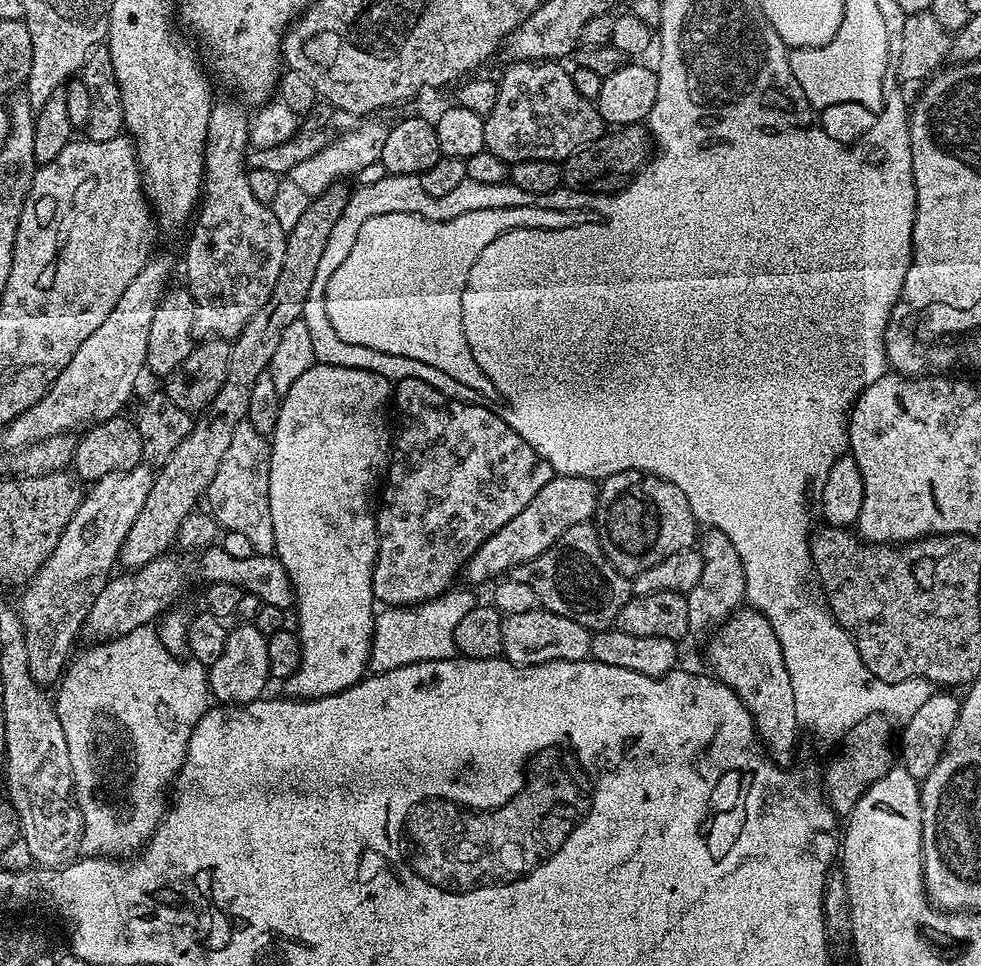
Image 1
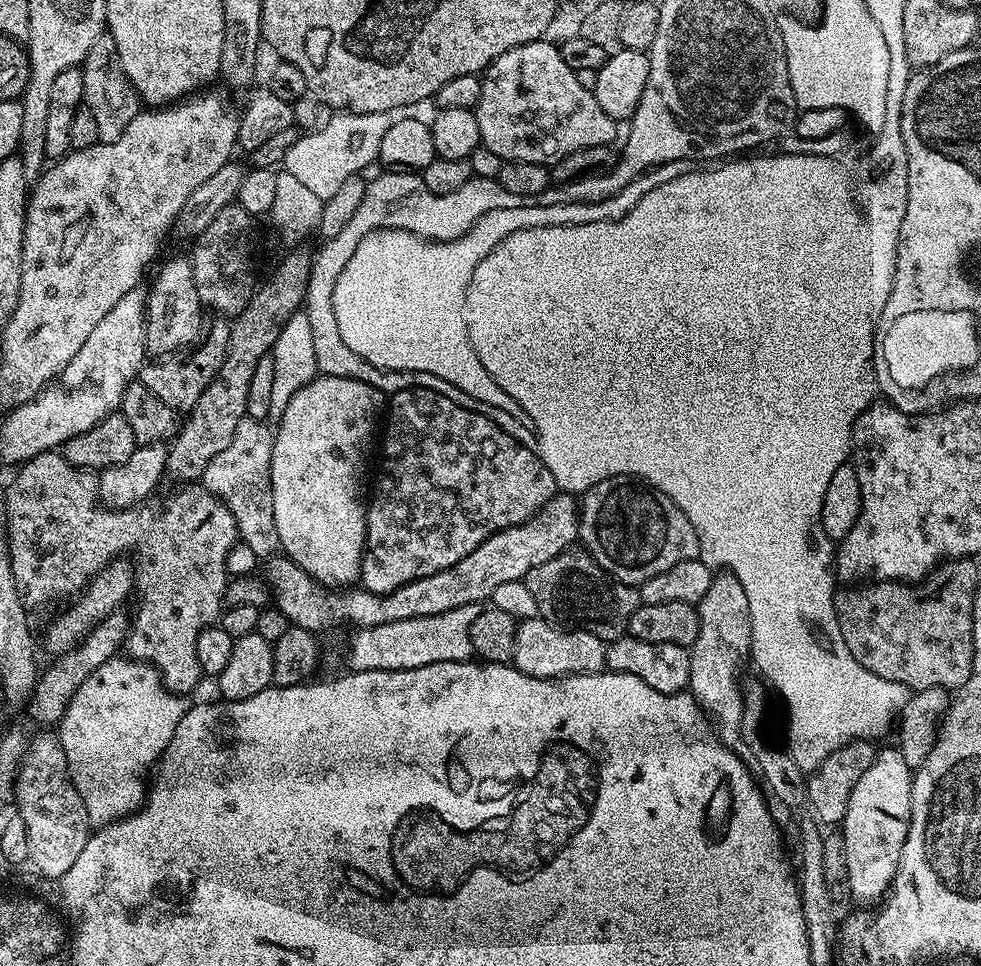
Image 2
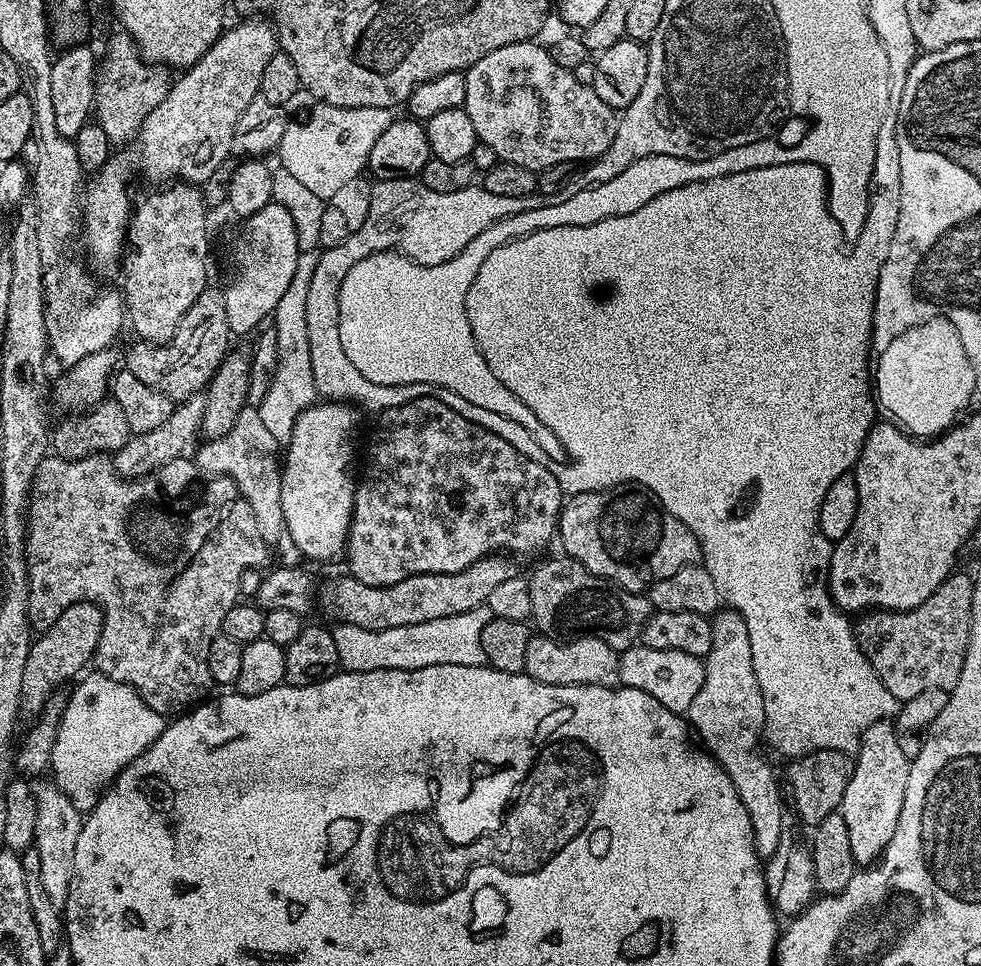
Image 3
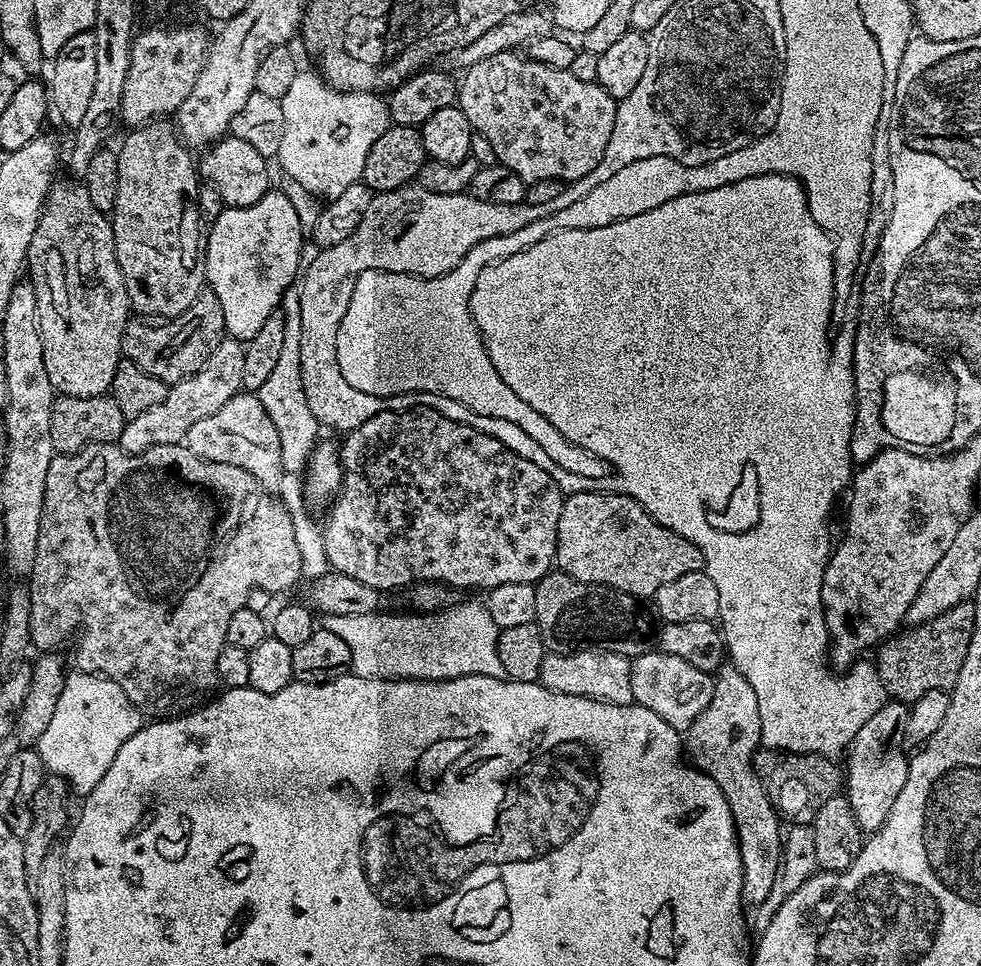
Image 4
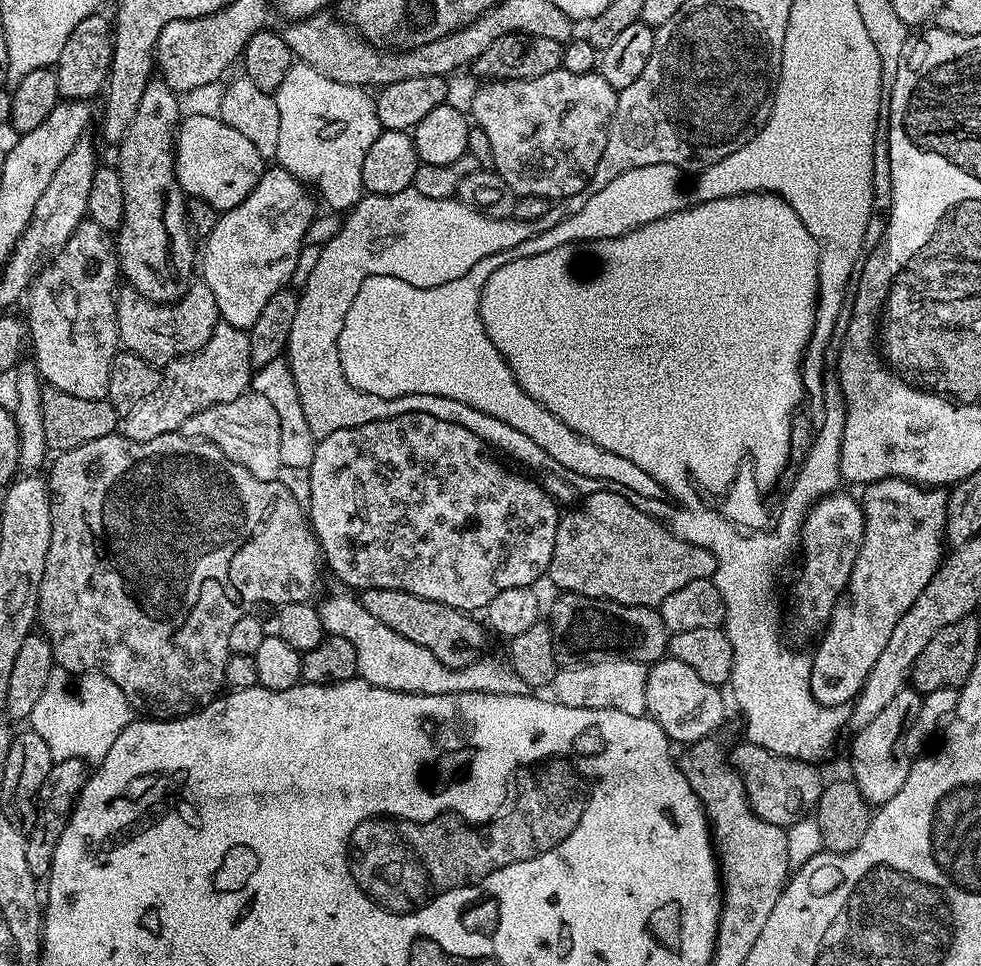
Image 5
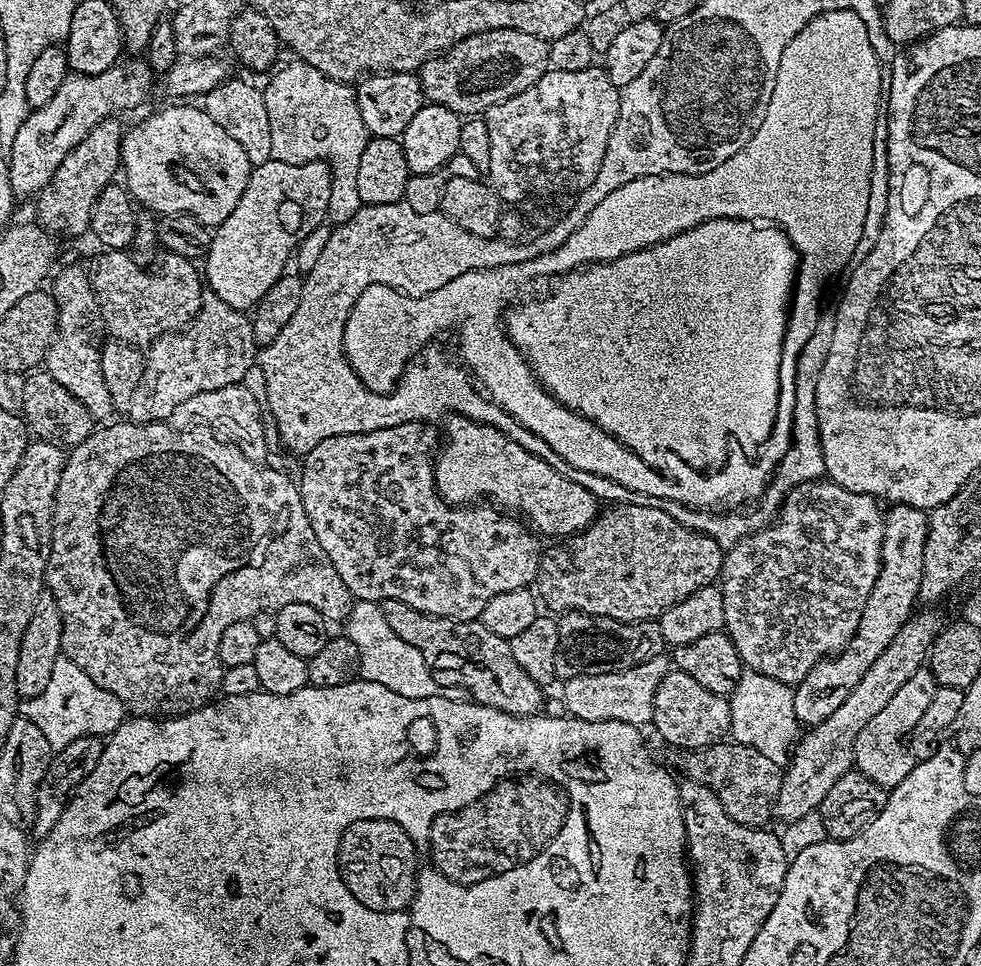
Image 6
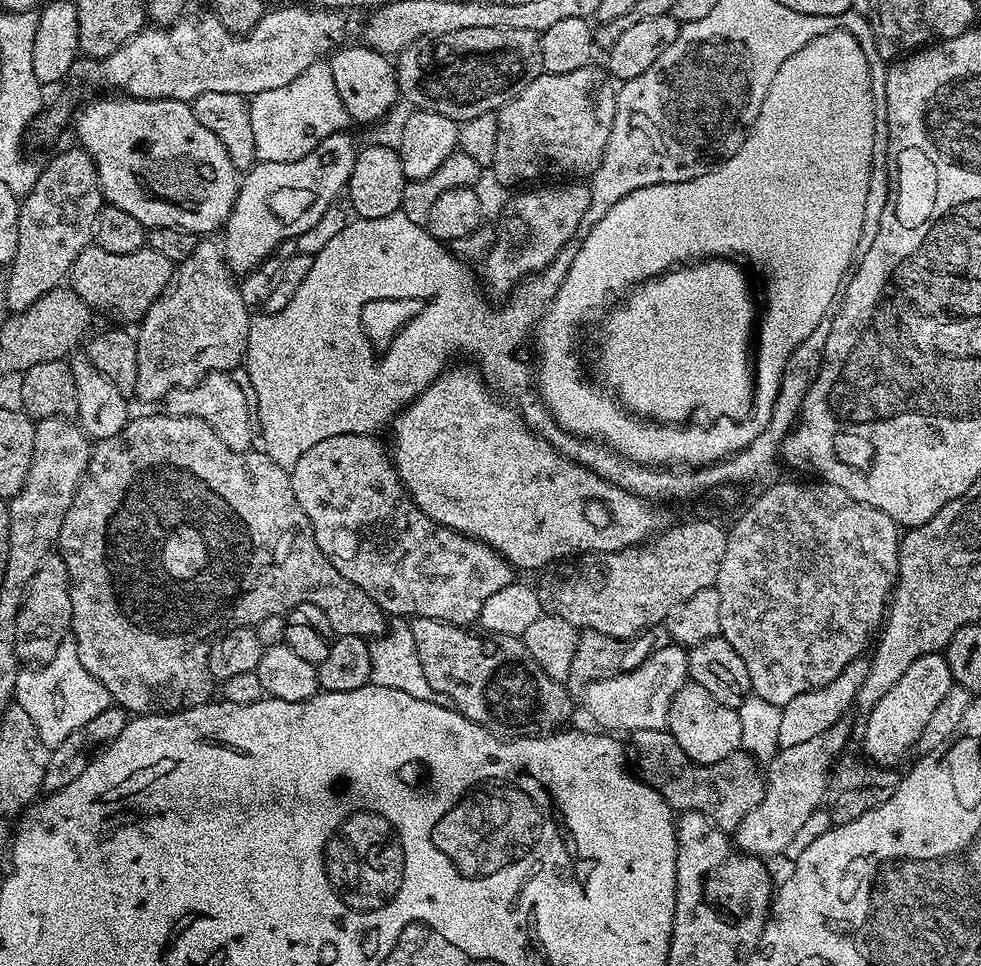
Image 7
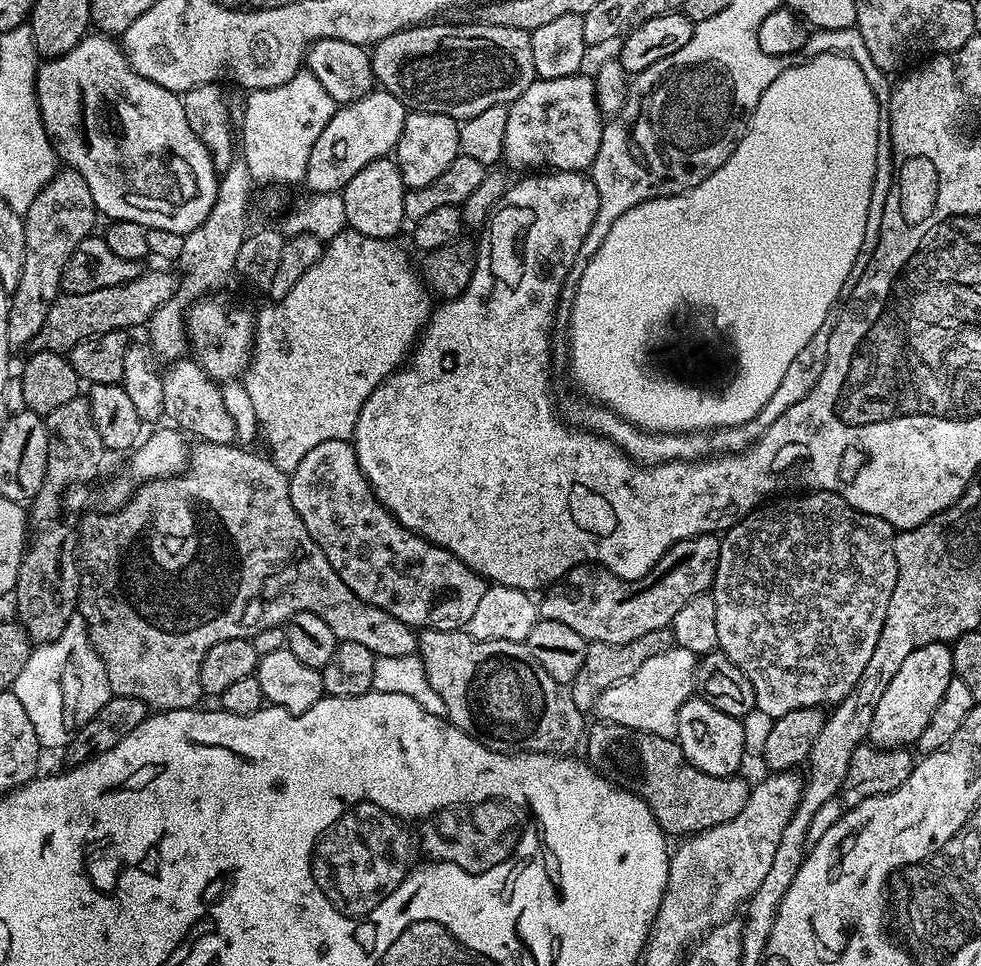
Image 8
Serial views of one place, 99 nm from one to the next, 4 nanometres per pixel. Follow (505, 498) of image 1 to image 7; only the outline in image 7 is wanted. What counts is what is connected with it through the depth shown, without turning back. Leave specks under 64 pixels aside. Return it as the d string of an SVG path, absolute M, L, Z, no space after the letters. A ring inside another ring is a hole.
M338 434L338 438L326 438L326 442L318 442L318 446L310 446L310 450L306 450L306 454L302 454L302 458L298 458L298 462L290 470L294 498L298 498L298 506L302 506L302 510L310 522L310 526L314 530L314 538L318 542L322 554L326 554L326 558L332 563L334 570L338 570L338 574L342 574L342 578L354 582L354 586L358 586L366 594L370 594L372 601L389 617L415 618L421 616L461 626L471 625L471 620L472 623L479 621L480 611L486 598L490 598L496 591L502 590L502 586L513 583L514 569L512 565L508 563L506 557L501 556L490 545L483 544L482 541L475 540L472 536L463 536L461 532L456 532L453 528L443 528L441 524L435 524L413 502L404 488L404 483L400 481L400 475L396 472L389 449L385 445L383 448L376 439L375 435L359 436L358 434Z

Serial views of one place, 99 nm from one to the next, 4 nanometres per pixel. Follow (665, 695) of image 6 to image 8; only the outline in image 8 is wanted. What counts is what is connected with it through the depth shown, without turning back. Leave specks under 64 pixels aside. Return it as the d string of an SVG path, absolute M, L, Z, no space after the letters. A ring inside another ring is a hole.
M698 694L687 700L678 710L678 726L675 741L679 744L682 754L688 763L711 776L734 776L741 770L740 763L746 760L744 739L742 738L743 723L730 714L722 714L718 706L710 706Z

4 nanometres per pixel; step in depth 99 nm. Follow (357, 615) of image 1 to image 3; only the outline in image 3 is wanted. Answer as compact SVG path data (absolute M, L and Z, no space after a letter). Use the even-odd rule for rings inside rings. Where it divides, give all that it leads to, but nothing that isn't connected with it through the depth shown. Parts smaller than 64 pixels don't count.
M317 402L313 404L298 418L298 422L294 426L292 440L286 446L286 451L282 456L280 477L282 478L282 514L286 518L286 536L289 541L292 539L296 543L296 548L302 555L309 556L312 560L332 560L335 556L343 557L346 552L348 531L352 525L352 511L356 497L354 472L352 476L352 455L356 452L356 415L358 415L357 409L347 402Z

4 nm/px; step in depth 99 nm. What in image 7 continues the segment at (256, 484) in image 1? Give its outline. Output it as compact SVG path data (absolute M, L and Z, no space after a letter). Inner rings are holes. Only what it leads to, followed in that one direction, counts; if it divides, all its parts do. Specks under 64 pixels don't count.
M211 372L189 388L175 388L162 401L163 411L169 416L197 416L202 418L235 452L246 452L254 444L254 416L250 411L250 396L227 372Z

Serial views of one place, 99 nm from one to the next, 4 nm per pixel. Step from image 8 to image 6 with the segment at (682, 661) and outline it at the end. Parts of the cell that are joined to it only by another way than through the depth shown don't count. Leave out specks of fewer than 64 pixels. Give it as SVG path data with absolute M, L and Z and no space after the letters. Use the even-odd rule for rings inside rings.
M661 654L644 660L638 666L607 672L606 674L572 674L564 684L564 708L569 716L586 722L626 722L637 726L652 724L654 714L654 694L662 678L670 671L670 660Z

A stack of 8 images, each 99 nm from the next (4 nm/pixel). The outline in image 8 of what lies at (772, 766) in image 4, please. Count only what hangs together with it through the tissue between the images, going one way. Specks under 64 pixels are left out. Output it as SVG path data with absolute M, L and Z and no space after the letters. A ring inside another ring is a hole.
M596 722L593 728L591 725L587 729L586 746L587 744L588 763L597 769L605 780L611 780L615 787L623 788L626 792L635 792L637 796L642 797L660 824L660 829L669 837L680 838L685 834L699 834L705 832L707 828L722 826L722 822L734 819L748 801L749 781L740 780L739 775L711 776L699 772L693 764L688 763L675 739L667 740L658 734L639 732L633 728L607 722Z

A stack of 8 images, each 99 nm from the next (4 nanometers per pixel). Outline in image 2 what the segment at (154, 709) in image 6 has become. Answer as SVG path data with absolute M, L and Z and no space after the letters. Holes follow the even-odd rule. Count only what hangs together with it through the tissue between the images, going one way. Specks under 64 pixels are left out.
M59 451L43 452L34 458L25 460L19 465L16 481L8 488L8 497L3 497L2 502L6 506L6 522L8 523L8 541L10 542L10 558L14 562L14 582L18 582L18 590L24 595L25 605L32 604L48 604L51 600L64 600L75 597L92 579L106 567L110 561L123 557L125 554L131 554L134 557L134 567L136 570L136 585L141 596L135 597L136 613L131 613L130 627L126 637L126 652L133 660L142 660L146 664L156 668L160 675L164 677L164 684L170 692L177 694L189 694L202 681L202 673L200 671L200 663L198 662L198 634L202 634L202 630L213 627L219 621L222 609L225 607L224 592L228 588L230 579L227 571L226 558L231 550L238 543L238 531L234 514L230 514L228 507L219 500L214 494L204 489L203 483L188 482L177 492L172 492L169 496L164 496L161 500L157 498L149 498L143 504L135 504L132 508L110 508L105 506L100 499L100 482L95 471L87 468L79 468L70 462L64 460L63 455Z

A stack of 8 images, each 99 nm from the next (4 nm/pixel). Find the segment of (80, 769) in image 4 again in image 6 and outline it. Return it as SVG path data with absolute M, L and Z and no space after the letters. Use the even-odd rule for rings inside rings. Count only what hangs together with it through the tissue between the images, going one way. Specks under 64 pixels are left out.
M62 658L54 662L54 674L50 674L46 690L23 701L22 715L46 734L46 742L50 742L53 750L59 750L74 742L74 738L111 736L124 723L126 709L122 701L110 694L110 690L102 690L86 670L78 670L74 662Z

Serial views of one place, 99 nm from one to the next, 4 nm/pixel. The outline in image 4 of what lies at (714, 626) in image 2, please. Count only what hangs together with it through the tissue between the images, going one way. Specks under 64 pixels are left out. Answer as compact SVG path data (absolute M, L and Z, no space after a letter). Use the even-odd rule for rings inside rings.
M731 666L721 667L715 673L712 685L714 694L710 698L710 706L694 718L682 744L696 771L714 778L714 782L718 782L718 790L726 794L726 802L730 802L740 843L740 873L744 883L742 896L747 903L749 900L752 906L757 906L767 898L780 876L782 847L782 817L770 802L752 765L752 758L761 747L758 694L754 694L750 682L742 678L738 669Z

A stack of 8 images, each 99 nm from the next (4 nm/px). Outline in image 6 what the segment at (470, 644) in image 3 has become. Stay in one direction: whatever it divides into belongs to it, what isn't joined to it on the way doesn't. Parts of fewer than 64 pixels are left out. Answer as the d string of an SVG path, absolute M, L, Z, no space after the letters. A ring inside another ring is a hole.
M356 600L347 620L343 621L342 632L350 642L354 642L354 646L358 646L360 676L363 679L378 682L378 686L386 686L386 690L394 690L394 694L402 694L402 698L441 695L440 683L426 666L422 654L418 654L410 642L402 642L402 638L394 634L394 629L386 622L383 607L377 601Z

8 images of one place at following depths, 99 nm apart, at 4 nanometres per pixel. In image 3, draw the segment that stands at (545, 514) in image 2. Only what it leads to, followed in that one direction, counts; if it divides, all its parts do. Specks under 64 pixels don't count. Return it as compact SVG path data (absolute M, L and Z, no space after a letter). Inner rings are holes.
M504 554L483 556L474 566L466 566L466 570L454 574L414 574L410 578L402 578L402 582L394 582L394 586L366 586L351 574L344 574L341 580L318 592L320 608L332 619L332 622L362 626L364 630L390 630L394 626L414 626L418 622L431 622L434 618L446 618L450 614L466 614L466 610L474 610L474 606L487 604L488 595L506 578L517 575L515 559Z

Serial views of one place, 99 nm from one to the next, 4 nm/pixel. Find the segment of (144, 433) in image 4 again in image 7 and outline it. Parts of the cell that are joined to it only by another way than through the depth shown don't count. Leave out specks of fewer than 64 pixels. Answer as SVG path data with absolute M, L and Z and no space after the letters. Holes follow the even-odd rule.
M200 238L194 252L178 264L174 272L174 283L163 296L157 296L148 308L144 319L139 321L134 335L138 346L138 378L135 399L163 401L170 390L189 388L208 376L211 372L231 373L244 363L244 351L248 341L250 311L244 305L240 292L236 289L234 274L224 262L224 250L212 238Z

